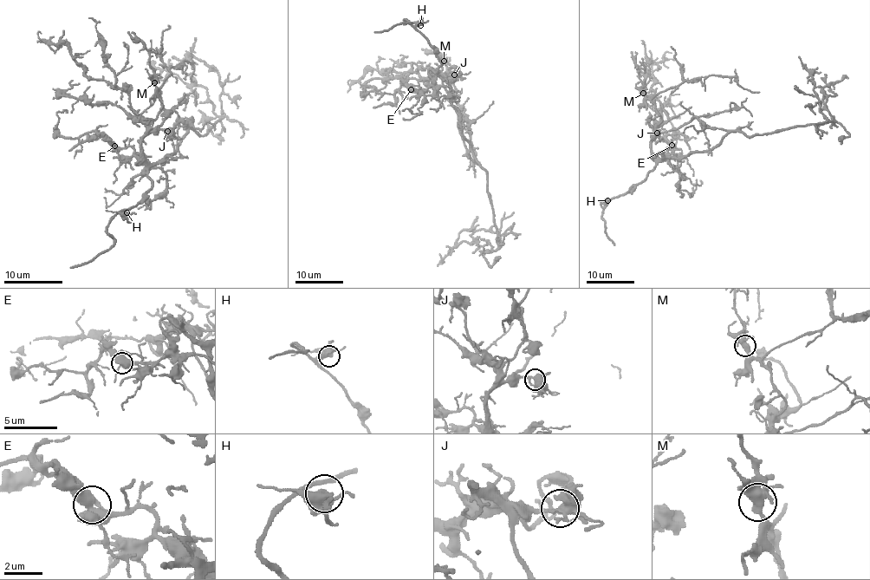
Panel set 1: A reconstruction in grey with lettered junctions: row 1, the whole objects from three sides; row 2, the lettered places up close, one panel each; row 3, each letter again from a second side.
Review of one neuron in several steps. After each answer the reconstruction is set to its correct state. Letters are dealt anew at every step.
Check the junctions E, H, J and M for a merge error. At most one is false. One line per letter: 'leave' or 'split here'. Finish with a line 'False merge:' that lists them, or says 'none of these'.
E: leave
H: leave
J: leave
M: leave
False merge: none of these

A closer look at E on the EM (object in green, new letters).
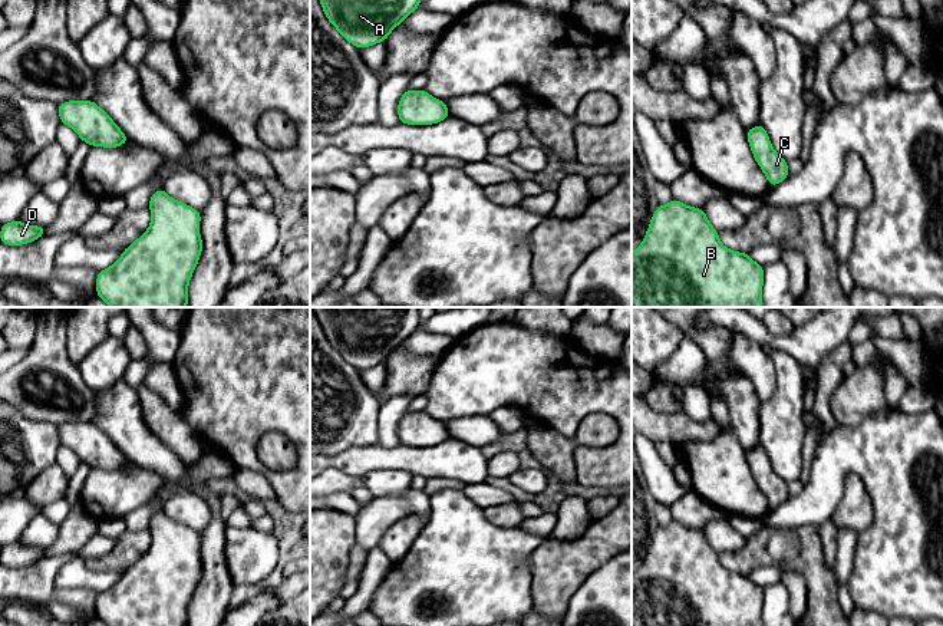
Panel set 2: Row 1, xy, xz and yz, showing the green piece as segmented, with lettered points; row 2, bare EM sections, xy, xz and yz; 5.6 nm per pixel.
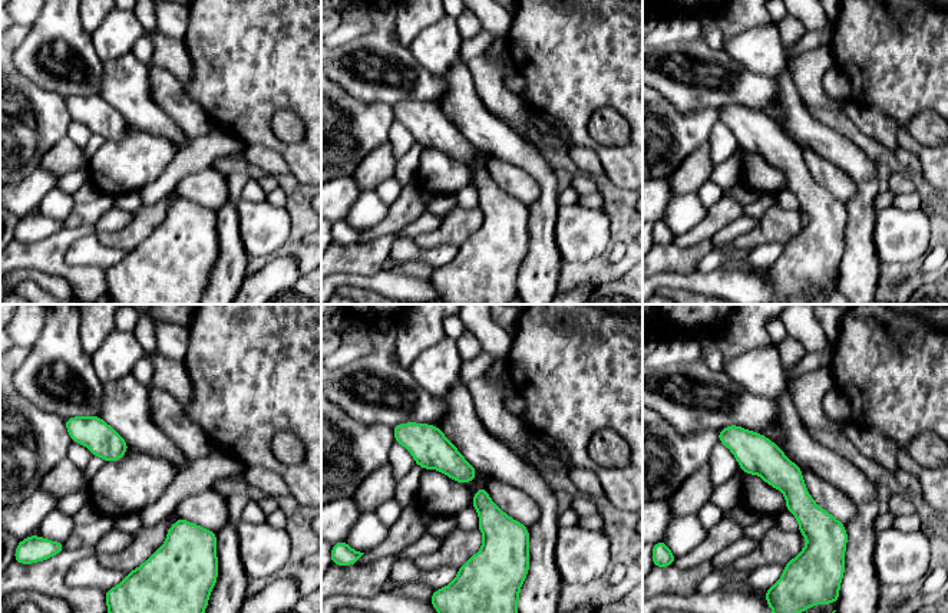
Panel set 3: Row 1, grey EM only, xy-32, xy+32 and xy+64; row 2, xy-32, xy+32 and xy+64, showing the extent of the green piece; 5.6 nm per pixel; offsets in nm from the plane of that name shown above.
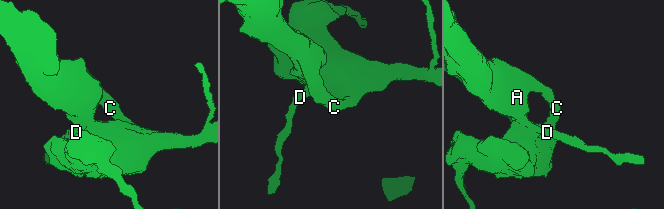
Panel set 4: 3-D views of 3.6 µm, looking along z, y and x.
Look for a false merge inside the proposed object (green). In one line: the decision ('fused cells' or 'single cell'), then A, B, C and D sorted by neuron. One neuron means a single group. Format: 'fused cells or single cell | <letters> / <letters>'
single cell | A B C D

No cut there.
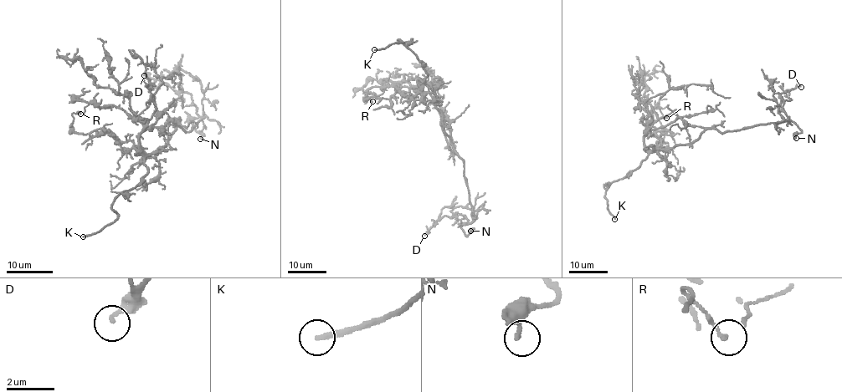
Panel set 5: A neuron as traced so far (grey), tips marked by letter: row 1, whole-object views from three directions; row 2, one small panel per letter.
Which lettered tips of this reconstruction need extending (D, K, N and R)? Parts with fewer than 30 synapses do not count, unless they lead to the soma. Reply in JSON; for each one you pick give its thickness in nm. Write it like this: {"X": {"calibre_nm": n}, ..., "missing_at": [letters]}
{"K": {"calibre_nm": 220}, "missing_at": ["K"]}

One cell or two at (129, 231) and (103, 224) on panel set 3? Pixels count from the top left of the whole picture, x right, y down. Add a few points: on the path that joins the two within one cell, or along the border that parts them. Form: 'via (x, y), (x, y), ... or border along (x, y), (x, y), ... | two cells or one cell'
via (124, 230), (109, 227) | one cell

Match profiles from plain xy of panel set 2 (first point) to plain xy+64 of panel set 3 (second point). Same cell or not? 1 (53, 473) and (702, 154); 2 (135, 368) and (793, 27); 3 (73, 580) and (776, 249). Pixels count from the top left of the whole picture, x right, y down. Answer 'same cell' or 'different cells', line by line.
1: same cell
2: different cells
3: same cell

